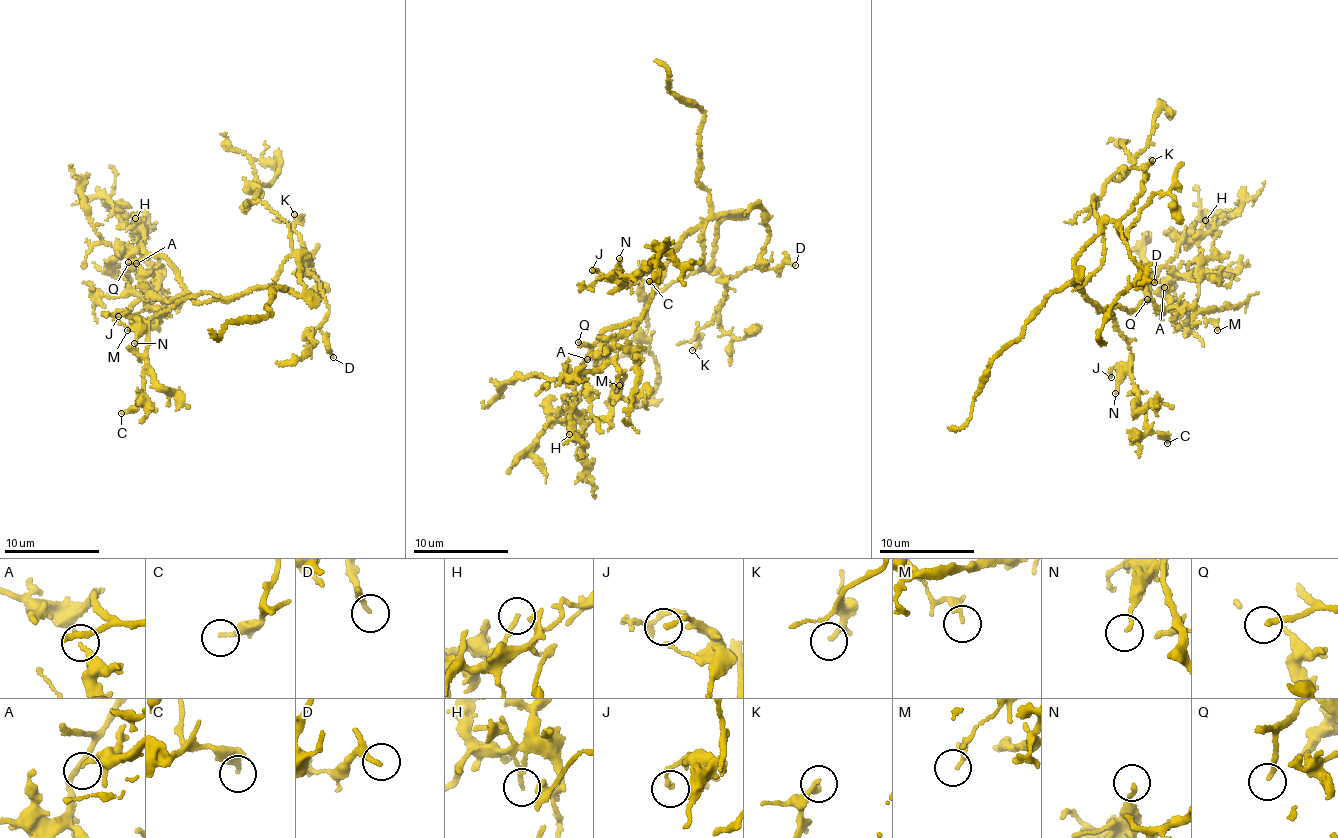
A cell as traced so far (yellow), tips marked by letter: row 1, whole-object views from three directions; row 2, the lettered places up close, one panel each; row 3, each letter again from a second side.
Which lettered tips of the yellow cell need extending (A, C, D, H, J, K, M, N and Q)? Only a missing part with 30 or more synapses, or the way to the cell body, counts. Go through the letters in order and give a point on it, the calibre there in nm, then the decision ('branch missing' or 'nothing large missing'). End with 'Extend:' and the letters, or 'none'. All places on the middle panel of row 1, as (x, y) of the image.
A: place (587, 359); calibre 140 nm; nothing large missing
C: place (649, 281); calibre 200 nm; nothing large missing
D: place (795, 265); calibre 140 nm; nothing large missing
H: place (569, 434); calibre 160 nm; nothing large missing
J: place (592, 270); calibre 180 nm; nothing large missing
K: place (692, 350); calibre 240 nm; nothing large missing
M: place (619, 385); calibre 130 nm; nothing large missing
N: place (619, 258); calibre 160 nm; nothing large missing
Q: place (578, 342); calibre 200 nm; branch missing
Extend: Q

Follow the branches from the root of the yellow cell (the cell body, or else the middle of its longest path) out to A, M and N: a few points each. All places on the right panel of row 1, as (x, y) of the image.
A: (1088, 302), (1105, 310), (1114, 307), (1130, 311), (1150, 301), (1160, 309), (1167, 308), (1169, 297), (1164, 287)
M: (1088, 302), (1105, 310), (1114, 307), (1130, 311), (1150, 301), (1160, 311), (1191, 309), (1204, 314), (1217, 330)
N: (1088, 302), (1097, 310), (1110, 310), (1131, 352), (1129, 366), (1115, 393)

